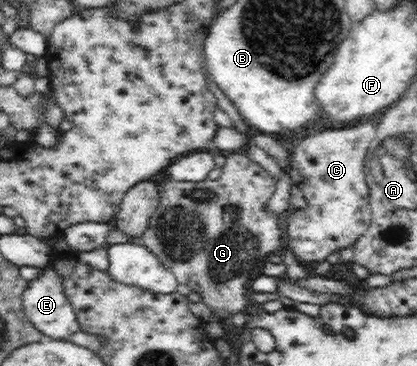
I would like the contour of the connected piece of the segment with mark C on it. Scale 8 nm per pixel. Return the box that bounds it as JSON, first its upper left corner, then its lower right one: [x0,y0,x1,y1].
[283,122,381,265]

